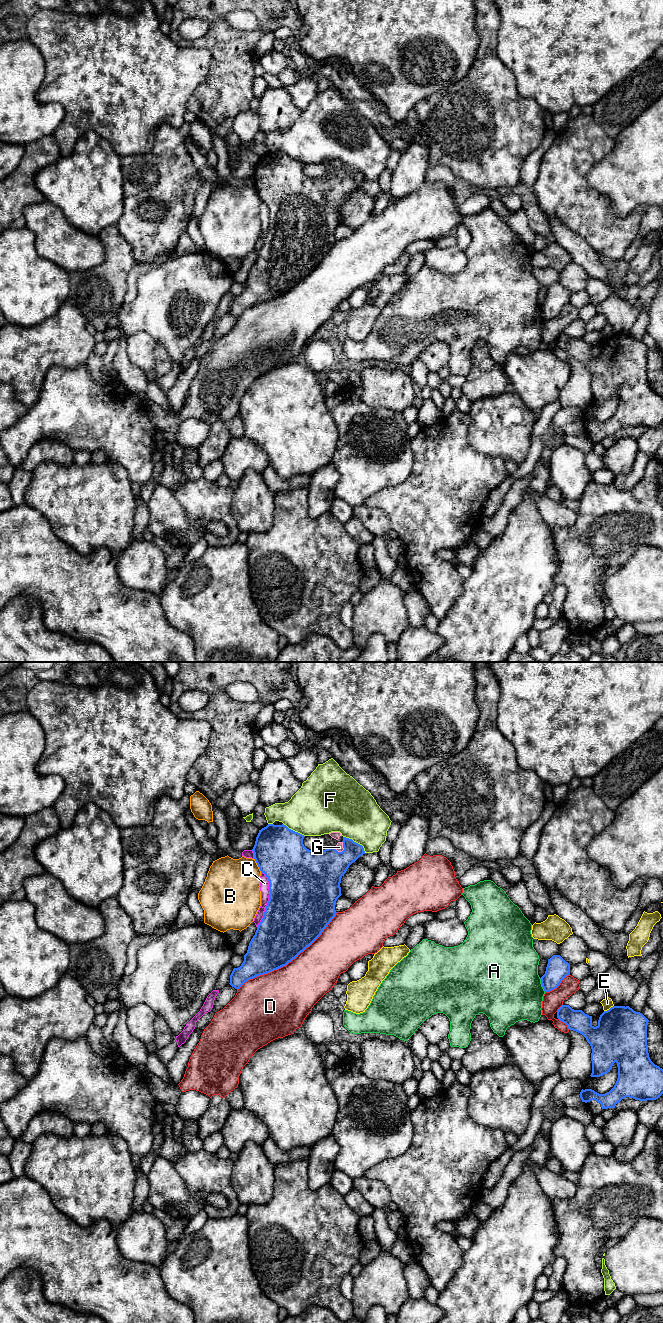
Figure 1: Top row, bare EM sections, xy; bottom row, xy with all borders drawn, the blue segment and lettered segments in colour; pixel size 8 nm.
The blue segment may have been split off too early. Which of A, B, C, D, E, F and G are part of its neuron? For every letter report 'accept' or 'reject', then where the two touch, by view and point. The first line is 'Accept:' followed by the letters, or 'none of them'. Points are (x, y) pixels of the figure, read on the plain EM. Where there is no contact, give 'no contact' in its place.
Accept: G
A: reject; meets blue in xy at (542, 313)
B: reject; meets blue in xy at (257, 192)
C: reject; meets blue in xy at (269, 227)
D: reject; meets blue in xy at (289, 289)
E: reject; meets blue in xy at (609, 337)
F: reject; meets blue in xy at (355, 170)
G: accept; meets blue in xy at (343, 175)

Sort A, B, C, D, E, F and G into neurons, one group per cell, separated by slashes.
A / B / C / D / E / F / G

